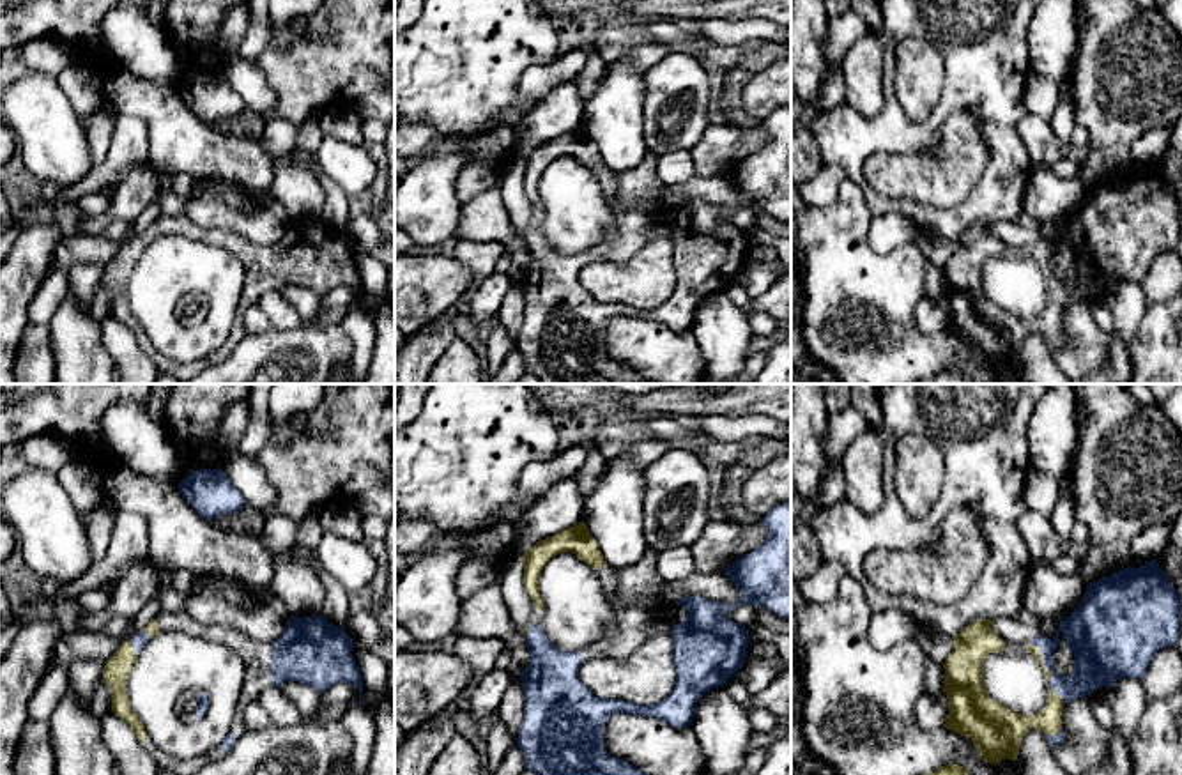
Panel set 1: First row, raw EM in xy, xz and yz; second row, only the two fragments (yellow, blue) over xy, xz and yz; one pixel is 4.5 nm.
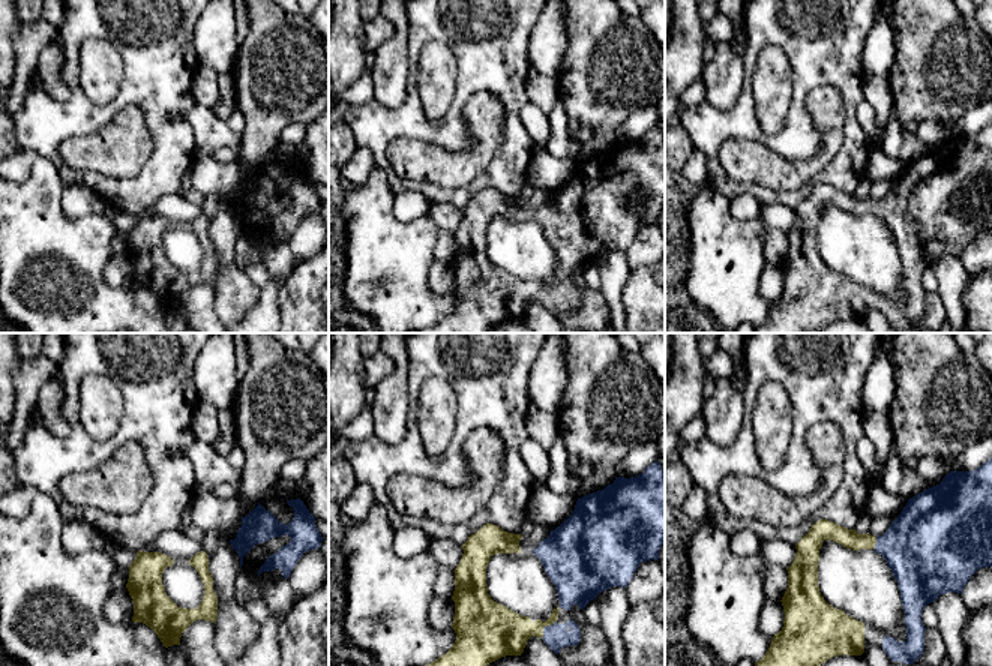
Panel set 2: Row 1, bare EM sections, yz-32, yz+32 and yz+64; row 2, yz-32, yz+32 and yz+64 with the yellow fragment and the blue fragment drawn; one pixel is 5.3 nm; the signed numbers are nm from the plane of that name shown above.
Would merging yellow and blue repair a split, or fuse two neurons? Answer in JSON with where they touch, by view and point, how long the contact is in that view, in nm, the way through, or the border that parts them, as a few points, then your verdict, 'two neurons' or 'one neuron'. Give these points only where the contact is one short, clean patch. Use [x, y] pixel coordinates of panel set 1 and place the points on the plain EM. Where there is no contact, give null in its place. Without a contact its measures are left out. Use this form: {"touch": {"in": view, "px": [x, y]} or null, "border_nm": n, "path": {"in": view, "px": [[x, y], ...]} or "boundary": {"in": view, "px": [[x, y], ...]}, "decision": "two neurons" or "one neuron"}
{"touch": {"in": "yz", "px": [1041, 264]}, "border_nm": 190, "decision": "one neuron"}

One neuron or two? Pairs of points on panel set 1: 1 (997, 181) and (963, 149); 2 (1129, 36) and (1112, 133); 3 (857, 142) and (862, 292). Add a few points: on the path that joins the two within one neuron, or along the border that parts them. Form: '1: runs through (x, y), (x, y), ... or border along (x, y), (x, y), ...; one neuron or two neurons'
1: border along (982, 130), (986, 167), (975, 186), (959, 204); two neurons
2: runs through (1129, 61), (1129, 73), (1117, 94), (1115, 108); one neuron
3: border along (846, 177), (860, 190), (873, 214); two neurons

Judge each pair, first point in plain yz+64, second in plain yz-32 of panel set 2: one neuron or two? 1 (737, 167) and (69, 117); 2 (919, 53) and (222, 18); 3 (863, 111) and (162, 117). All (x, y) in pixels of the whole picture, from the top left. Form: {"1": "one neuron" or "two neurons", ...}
{"1": "two neurons", "2": "two neurons", "3": "two neurons"}

